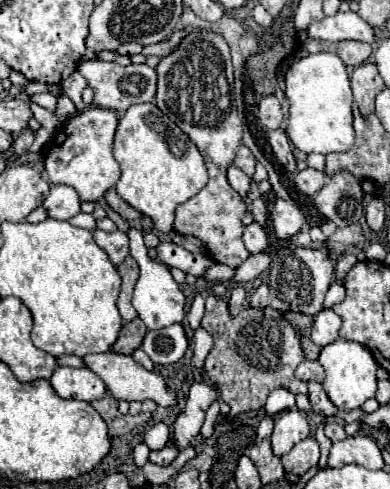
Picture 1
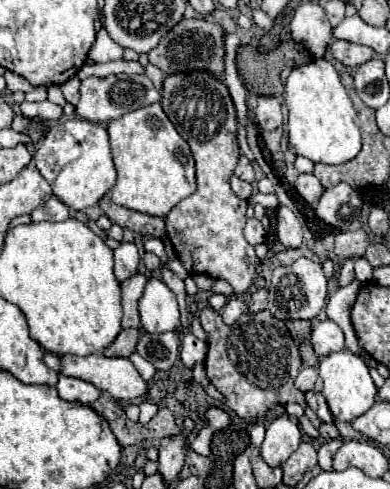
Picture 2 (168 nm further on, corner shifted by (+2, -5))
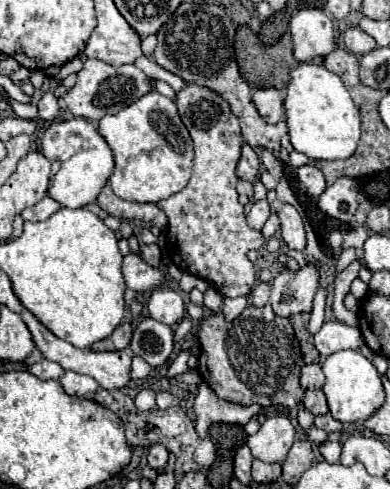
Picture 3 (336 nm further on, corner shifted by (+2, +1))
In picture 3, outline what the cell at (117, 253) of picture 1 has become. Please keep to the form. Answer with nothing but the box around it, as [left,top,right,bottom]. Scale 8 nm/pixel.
[122,251,164,293]

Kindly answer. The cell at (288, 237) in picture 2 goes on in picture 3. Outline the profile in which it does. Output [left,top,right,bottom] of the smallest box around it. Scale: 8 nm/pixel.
[278,205,306,251]

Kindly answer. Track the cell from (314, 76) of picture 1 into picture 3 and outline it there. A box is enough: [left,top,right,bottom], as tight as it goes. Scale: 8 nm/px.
[284,63,360,159]

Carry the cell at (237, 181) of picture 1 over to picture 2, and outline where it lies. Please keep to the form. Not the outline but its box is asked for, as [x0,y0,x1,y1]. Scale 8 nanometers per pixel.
[230,175,252,199]

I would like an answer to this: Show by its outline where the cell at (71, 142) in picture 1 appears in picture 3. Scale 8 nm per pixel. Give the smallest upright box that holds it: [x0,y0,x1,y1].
[40,117,114,209]

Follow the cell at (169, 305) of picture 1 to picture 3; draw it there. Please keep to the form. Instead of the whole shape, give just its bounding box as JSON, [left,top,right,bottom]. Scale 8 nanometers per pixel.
[148,287,184,325]

